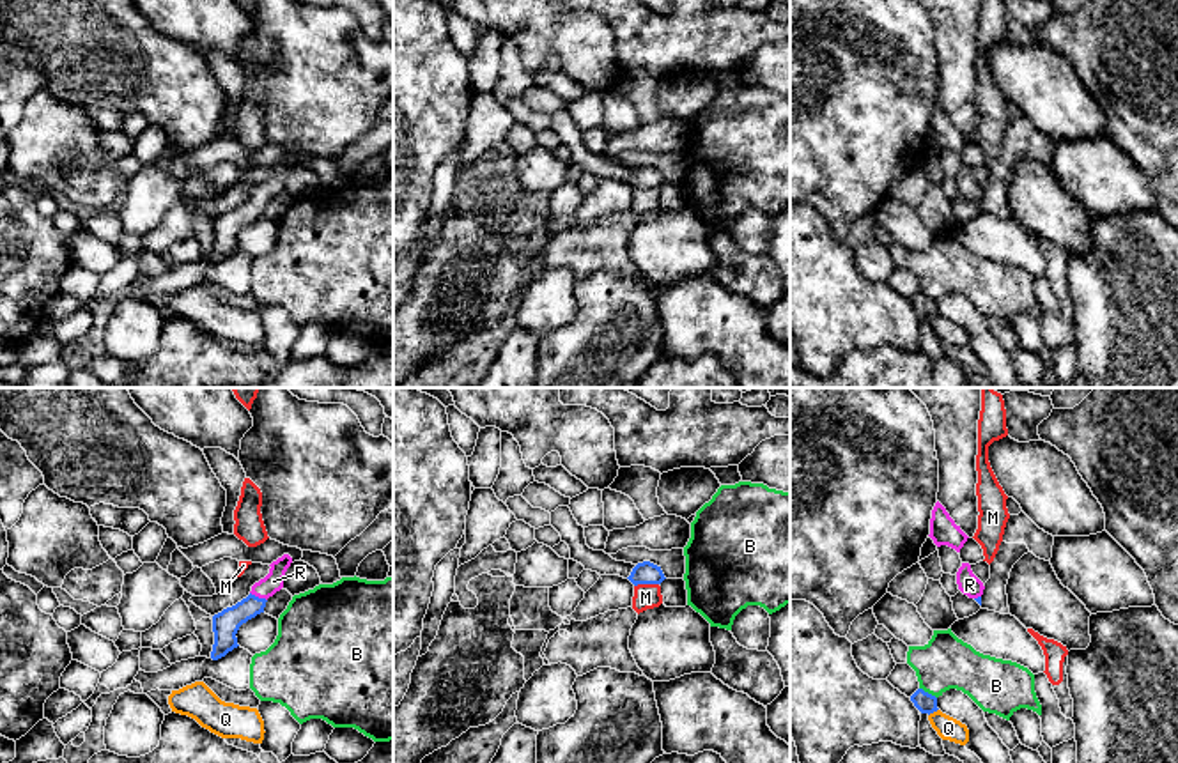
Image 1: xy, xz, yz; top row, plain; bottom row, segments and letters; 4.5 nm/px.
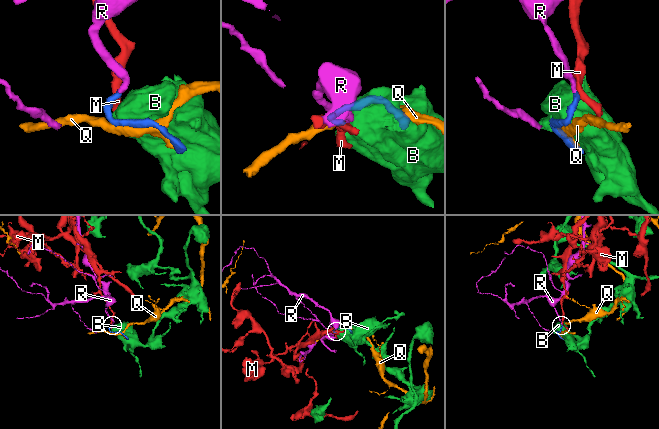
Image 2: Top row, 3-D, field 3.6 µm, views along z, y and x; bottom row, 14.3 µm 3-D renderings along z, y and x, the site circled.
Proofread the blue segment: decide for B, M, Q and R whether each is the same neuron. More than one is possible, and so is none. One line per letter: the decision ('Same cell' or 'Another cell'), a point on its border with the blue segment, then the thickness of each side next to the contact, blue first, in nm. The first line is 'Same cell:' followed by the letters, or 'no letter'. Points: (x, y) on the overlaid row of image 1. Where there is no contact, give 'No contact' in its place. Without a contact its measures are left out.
Same cell: R
B: Another cell. Touches blue at yz (927, 693). Thickness 90 nm (blue) against 240 nm
M: Another cell. Touches blue at xz (645, 583). Thickness 100 nm (blue) against 110 nm
Q: Another cell. Touches blue at yz (932, 712). Thickness 90 nm (blue) against 110 nm
R: Same cell. Touches blue at xy (257, 597). Thickness 120 nm (blue) against 90 nm

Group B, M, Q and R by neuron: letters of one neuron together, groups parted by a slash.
B / M / Q / R

